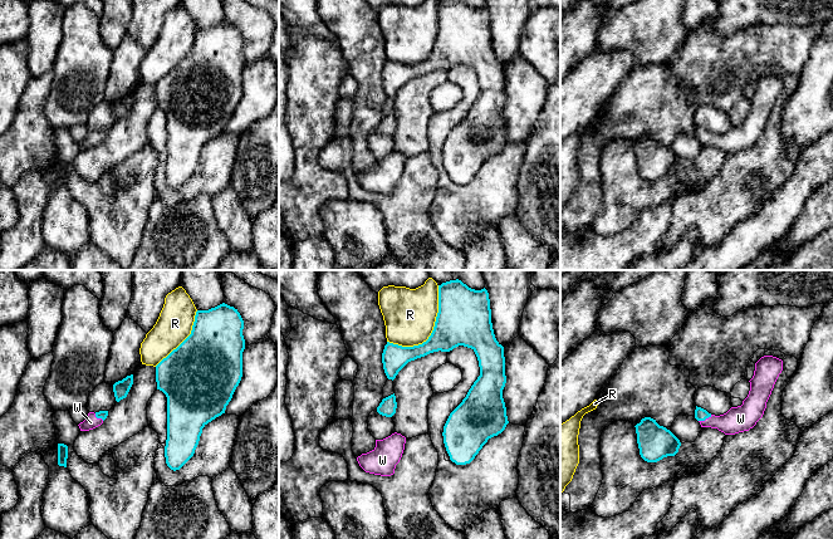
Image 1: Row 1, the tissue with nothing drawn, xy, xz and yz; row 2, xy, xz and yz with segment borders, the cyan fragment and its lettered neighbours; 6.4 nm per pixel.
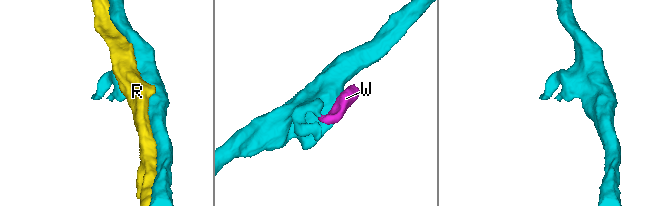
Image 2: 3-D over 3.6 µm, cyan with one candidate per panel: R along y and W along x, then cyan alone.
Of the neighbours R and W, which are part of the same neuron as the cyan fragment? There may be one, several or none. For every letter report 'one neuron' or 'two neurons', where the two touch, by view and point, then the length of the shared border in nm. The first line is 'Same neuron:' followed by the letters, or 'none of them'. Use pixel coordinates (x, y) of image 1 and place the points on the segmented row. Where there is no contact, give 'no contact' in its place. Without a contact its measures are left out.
Same neuron: W
R: two neurons; contact xz (432, 332); length 500 nm
W: one neuron; contact yz (705, 419); length 100 nm

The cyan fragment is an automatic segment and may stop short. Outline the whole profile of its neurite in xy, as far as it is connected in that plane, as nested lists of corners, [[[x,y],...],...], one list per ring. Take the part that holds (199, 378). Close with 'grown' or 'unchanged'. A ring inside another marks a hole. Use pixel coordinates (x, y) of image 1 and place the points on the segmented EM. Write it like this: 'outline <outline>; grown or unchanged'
outline [[[225,303],[197,310],[191,334],[156,366],[157,389],[167,397],[167,466],[180,470],[195,454],[202,428],[225,413],[242,377],[244,320]]]; unchanged

